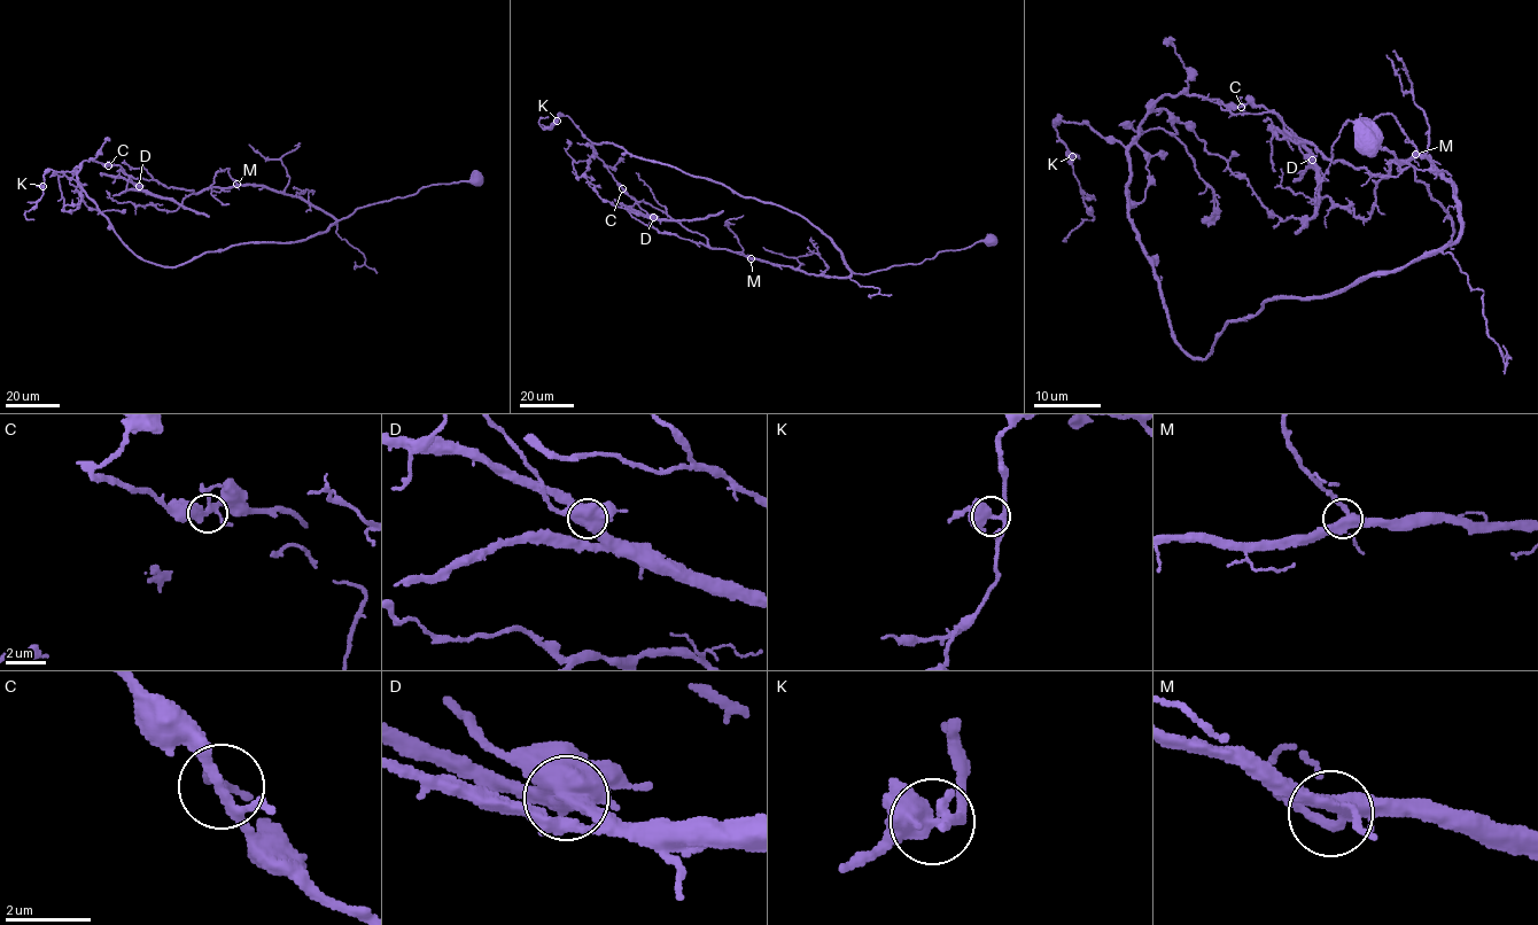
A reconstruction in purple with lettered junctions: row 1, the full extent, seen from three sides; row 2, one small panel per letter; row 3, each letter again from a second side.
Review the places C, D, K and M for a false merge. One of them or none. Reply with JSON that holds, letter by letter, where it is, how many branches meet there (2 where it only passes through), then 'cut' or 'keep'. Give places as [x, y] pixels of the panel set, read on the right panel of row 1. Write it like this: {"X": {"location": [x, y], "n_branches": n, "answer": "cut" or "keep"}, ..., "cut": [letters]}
{"C": {"location": [1241, 107], "n_branches": 4, "answer": "keep"}, "D": {"location": [1312, 160], "n_branches": 4, "answer": "cut"}, "K": {"location": [1072, 156], "n_branches": 4, "answer": "keep"}, "M": {"location": [1415, 154], "n_branches": 4, "answer": "keep"}, "cut": ["D"]}

